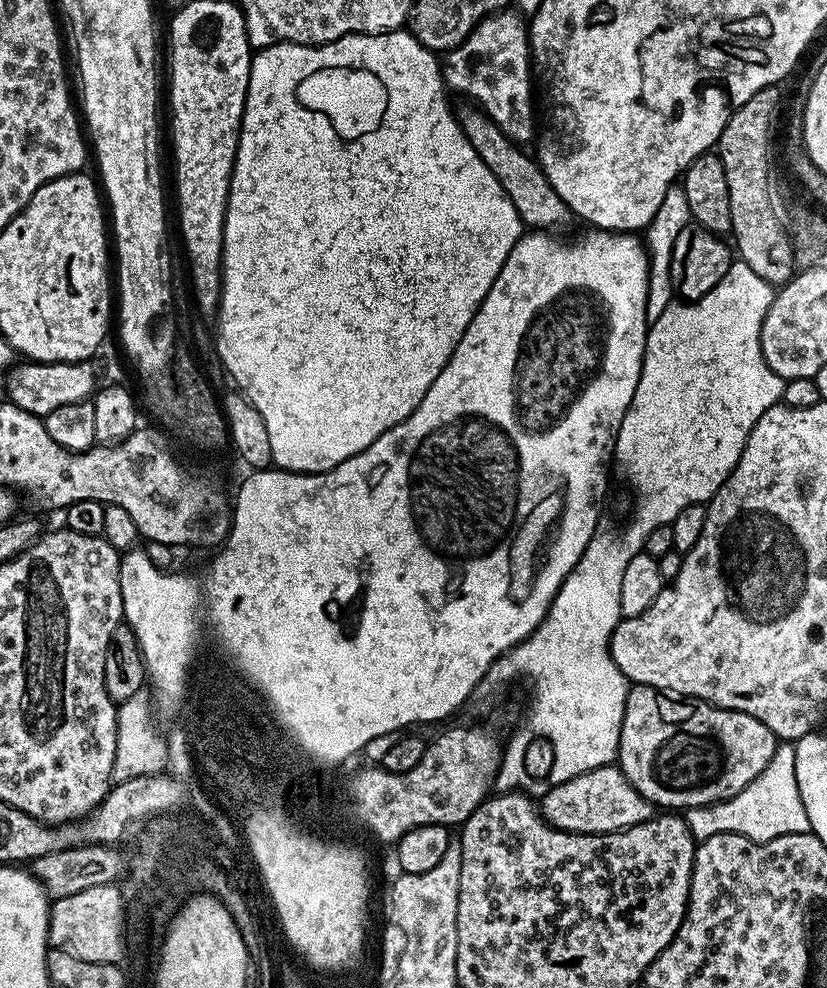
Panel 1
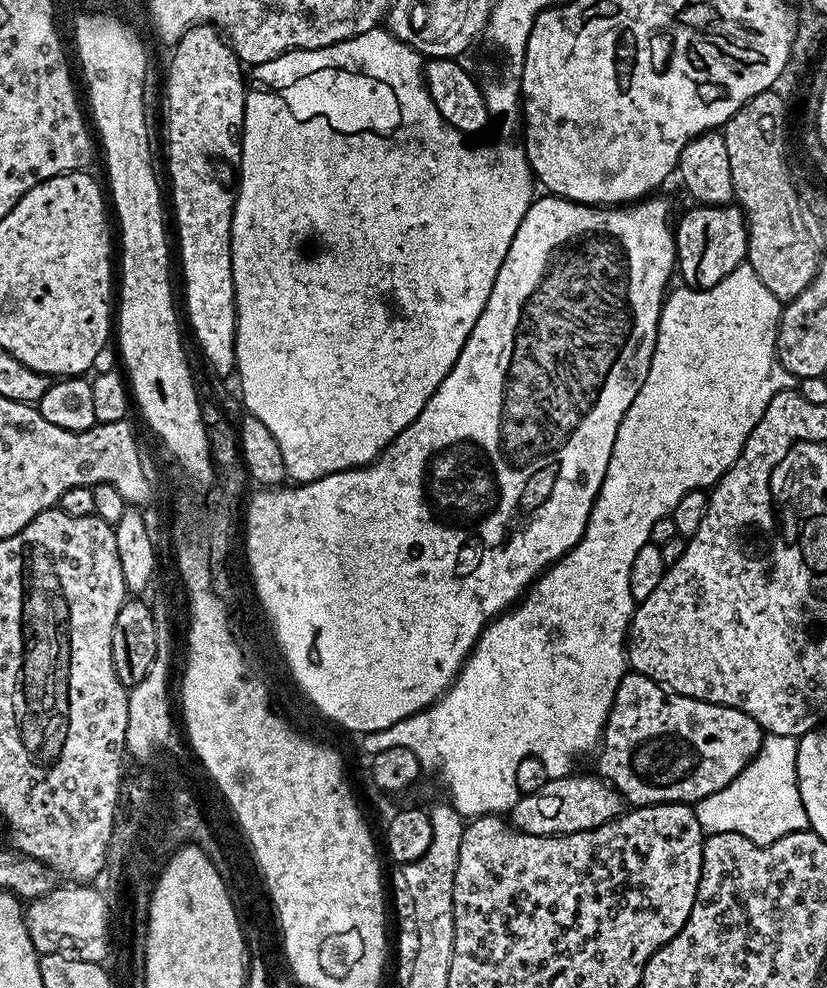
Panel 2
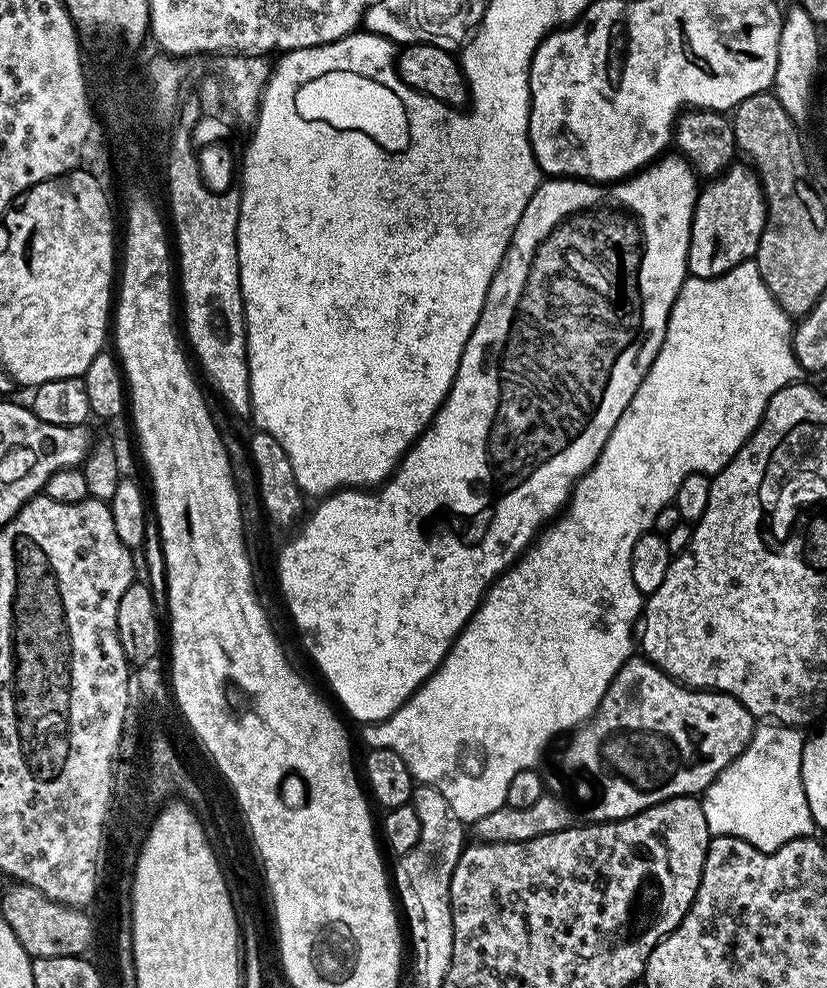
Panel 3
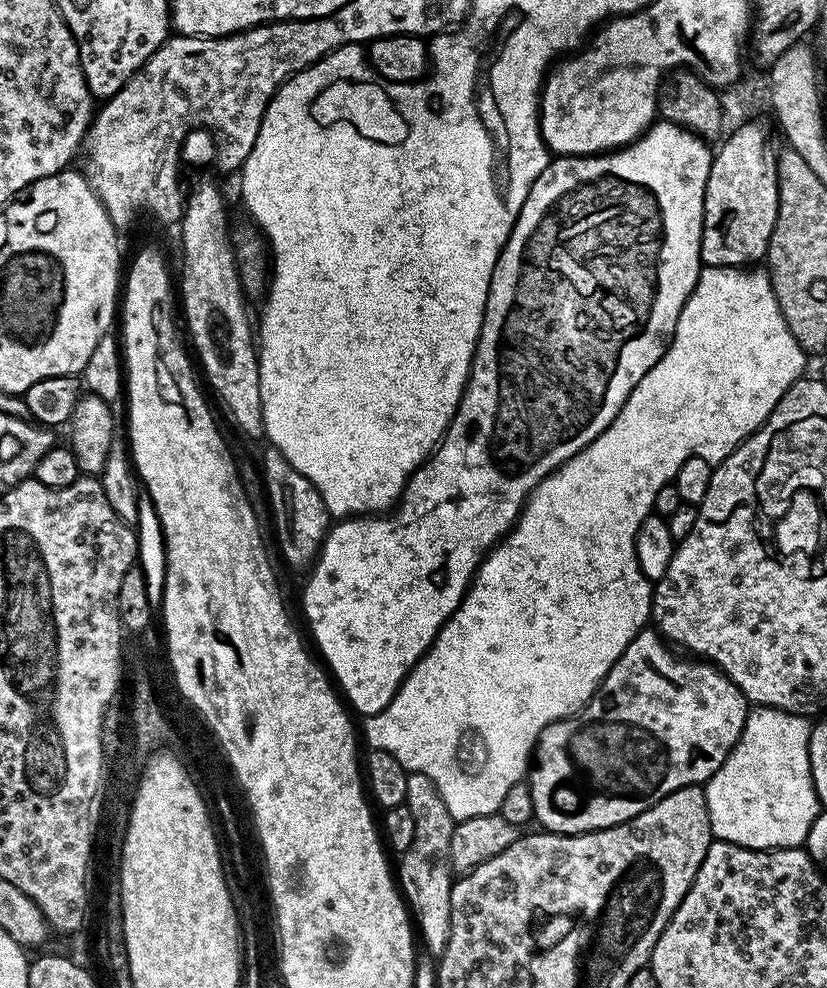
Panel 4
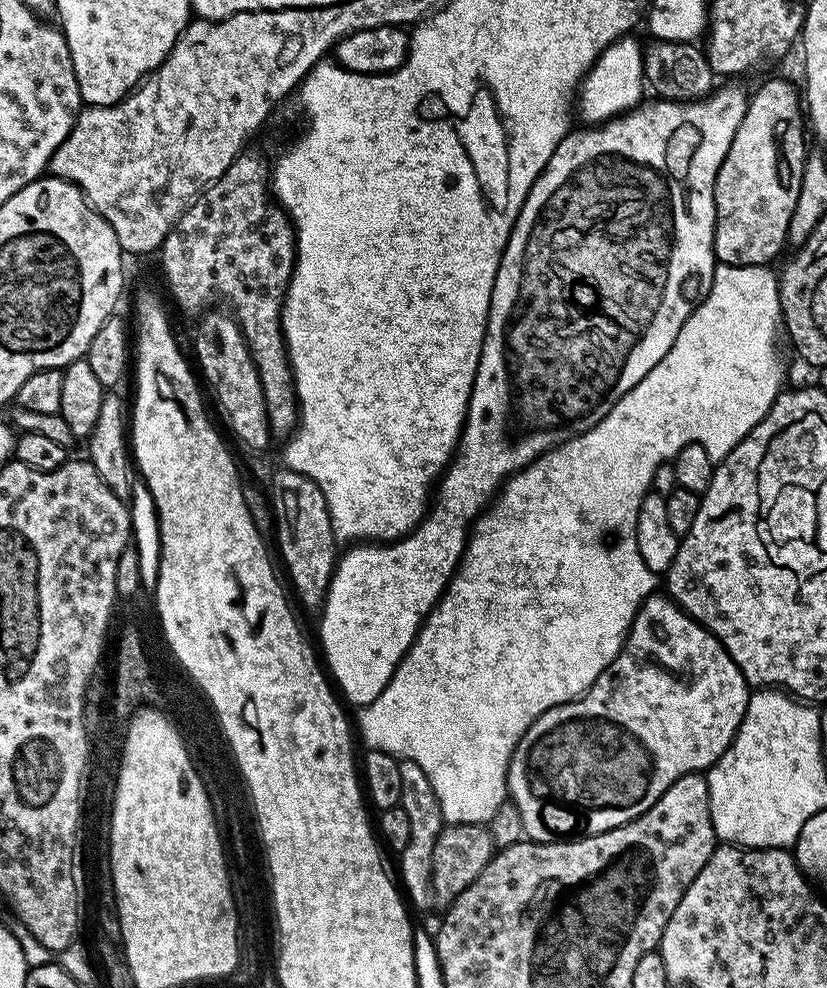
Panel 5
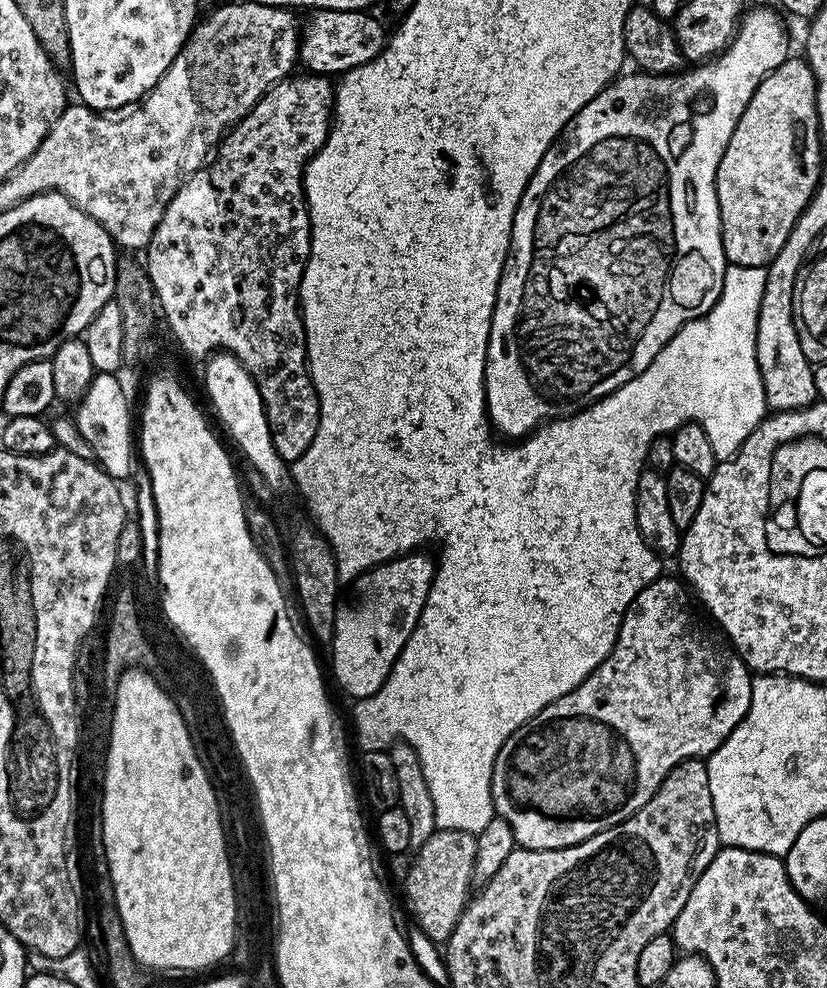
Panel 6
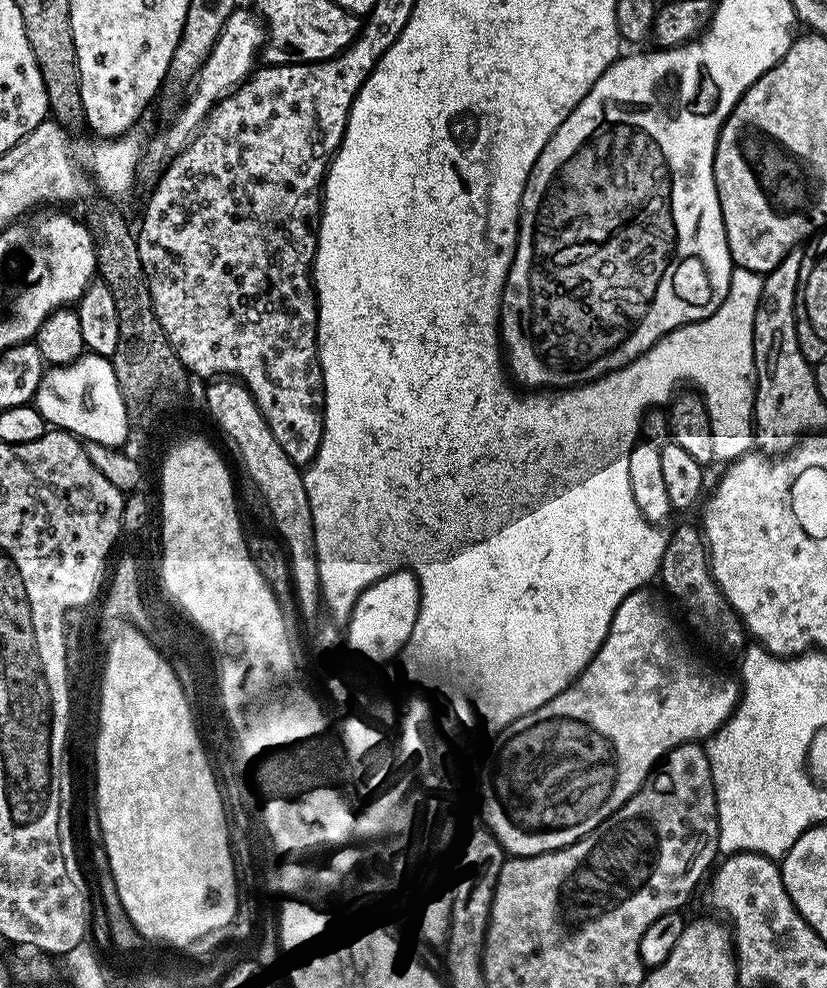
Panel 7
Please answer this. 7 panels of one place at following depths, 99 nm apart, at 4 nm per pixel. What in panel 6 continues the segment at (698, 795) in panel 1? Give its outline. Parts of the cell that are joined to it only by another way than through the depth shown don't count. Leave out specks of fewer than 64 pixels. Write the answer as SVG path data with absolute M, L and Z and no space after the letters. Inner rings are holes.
M662 574L654 582L647 584L624 612L616 641L608 657L578 687L570 690L570 694L562 694L562 698L550 702L550 706L546 706L541 712L534 714L534 718L518 726L518 730L514 730L510 738L506 738L502 750L498 750L498 758L492 771L492 805L496 808L496 815L510 822L510 830L514 830L514 838L519 847L530 850L569 848L630 818L638 810L642 810L642 806L646 806L650 798L654 798L658 786L662 786L664 779L680 763L684 760L707 758L714 750L718 750L718 746L722 746L722 742L731 734L734 726L742 722L746 710L750 710L753 673L744 659L731 647L726 646L723 639L715 640L710 633L703 632L692 621L692 616L684 605L685 585L679 579L676 580L671 580L668 574Z

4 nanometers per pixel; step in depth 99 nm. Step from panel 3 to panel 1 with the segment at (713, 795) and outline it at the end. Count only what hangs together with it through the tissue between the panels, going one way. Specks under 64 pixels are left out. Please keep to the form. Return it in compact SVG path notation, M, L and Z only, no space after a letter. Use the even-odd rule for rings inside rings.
M788 742L777 743L774 758L738 794L729 800L721 800L719 804L706 804L702 808L687 809L688 829L697 841L710 838L719 832L733 832L751 840L773 840L786 834L809 831L806 818L806 806L802 806L802 798L798 794L798 778L794 774L795 747Z

